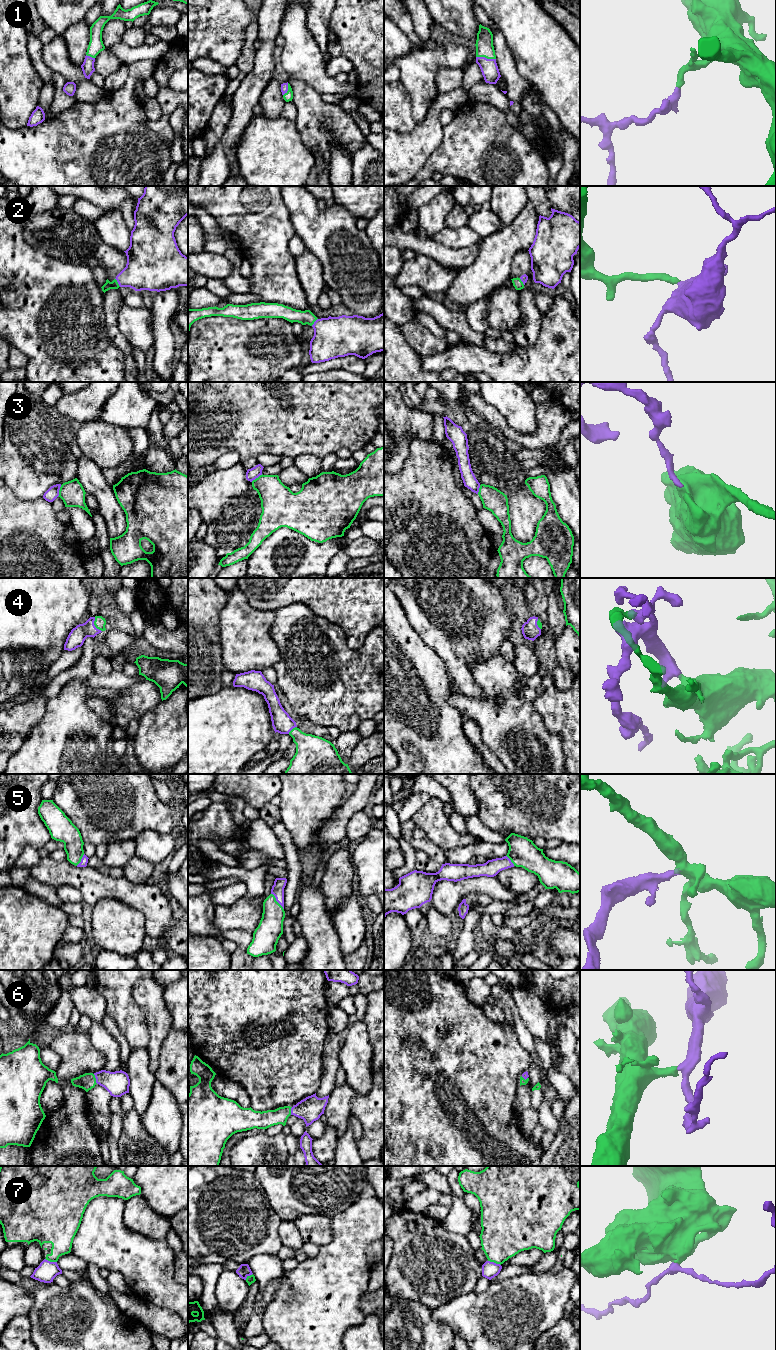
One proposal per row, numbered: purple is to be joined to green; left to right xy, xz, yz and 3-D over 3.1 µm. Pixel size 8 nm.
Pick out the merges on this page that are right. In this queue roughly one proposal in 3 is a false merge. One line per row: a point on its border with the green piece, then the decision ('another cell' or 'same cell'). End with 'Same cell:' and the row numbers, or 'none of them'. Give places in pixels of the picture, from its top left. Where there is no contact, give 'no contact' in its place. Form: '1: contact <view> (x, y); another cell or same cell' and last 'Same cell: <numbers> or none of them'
1: contact yz (486, 57); same cell
2: contact xy (117, 282); same cell
3: contact xy (59, 491); another cell
4: contact xy (94, 624); same cell
5: contact xz (276, 901); same cell
6: contact xy (95, 1079); same cell
7: contact yz (494, 1262); another cell
Same cell: 1, 2, 4, 5, 6

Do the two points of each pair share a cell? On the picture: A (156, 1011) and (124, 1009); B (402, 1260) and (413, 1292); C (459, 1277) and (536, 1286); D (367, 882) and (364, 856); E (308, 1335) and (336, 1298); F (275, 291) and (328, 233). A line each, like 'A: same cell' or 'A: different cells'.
A: different cells
B: same cell
C: different cells
D: same cell
E: same cell
F: different cells

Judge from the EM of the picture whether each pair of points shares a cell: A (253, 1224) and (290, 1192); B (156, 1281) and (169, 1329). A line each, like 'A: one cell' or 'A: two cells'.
A: two cells
B: two cells

